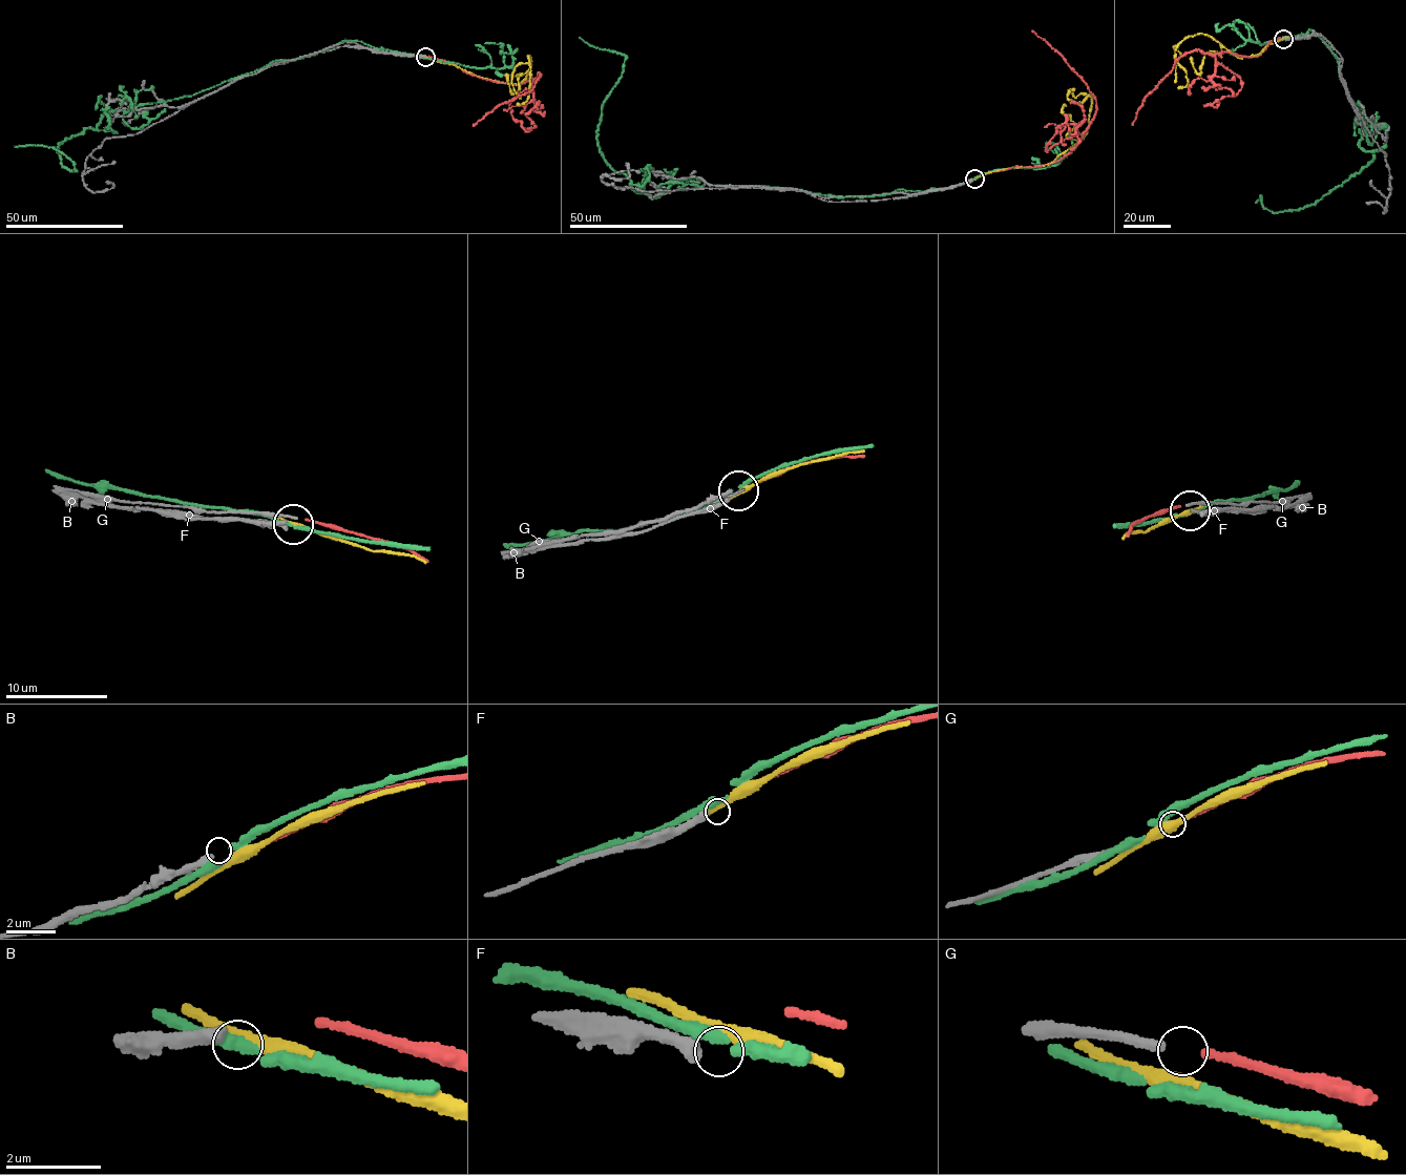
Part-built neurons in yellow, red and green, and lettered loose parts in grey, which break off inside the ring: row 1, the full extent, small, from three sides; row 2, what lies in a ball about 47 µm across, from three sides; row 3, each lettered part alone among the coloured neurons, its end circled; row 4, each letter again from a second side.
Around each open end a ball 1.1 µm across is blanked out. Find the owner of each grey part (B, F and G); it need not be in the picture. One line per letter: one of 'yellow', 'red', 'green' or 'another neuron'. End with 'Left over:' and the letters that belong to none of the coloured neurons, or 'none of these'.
B: another neuron
F: another neuron
G: red
Left over: B, F

